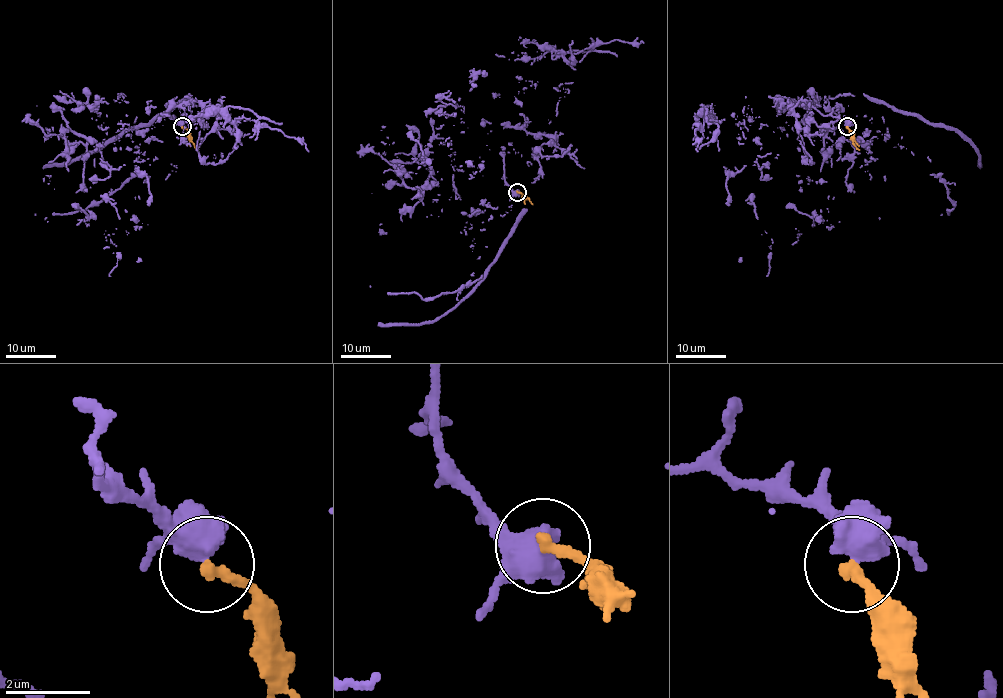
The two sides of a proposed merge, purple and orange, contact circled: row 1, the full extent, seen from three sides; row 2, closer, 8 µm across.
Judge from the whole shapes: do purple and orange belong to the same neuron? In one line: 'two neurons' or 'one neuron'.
one neuron

